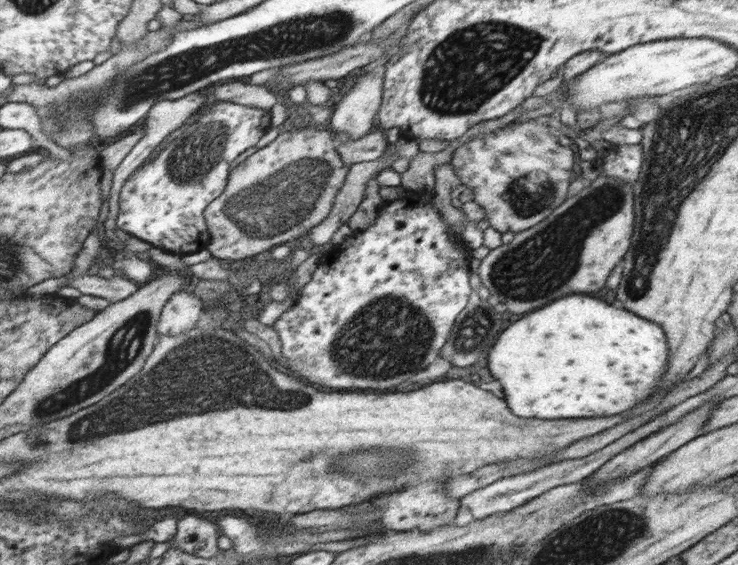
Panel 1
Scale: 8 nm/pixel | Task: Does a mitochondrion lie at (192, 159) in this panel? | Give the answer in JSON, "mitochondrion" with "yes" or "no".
{"mitochondrion":"yes"}

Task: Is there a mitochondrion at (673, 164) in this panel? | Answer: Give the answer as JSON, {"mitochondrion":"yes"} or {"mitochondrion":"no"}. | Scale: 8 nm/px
{"mitochondrion":"yes"}

